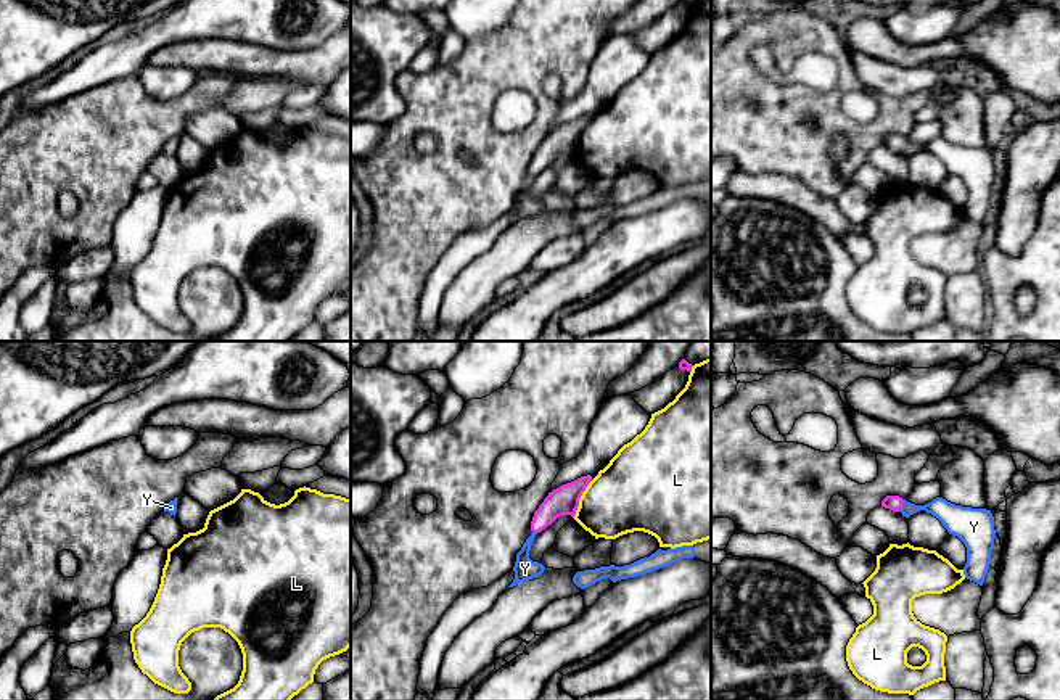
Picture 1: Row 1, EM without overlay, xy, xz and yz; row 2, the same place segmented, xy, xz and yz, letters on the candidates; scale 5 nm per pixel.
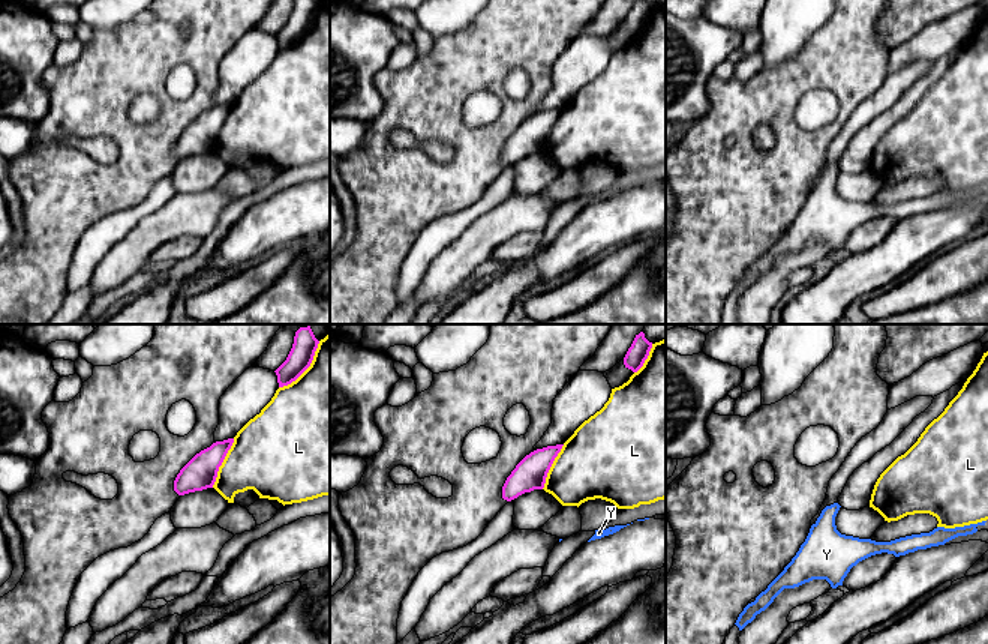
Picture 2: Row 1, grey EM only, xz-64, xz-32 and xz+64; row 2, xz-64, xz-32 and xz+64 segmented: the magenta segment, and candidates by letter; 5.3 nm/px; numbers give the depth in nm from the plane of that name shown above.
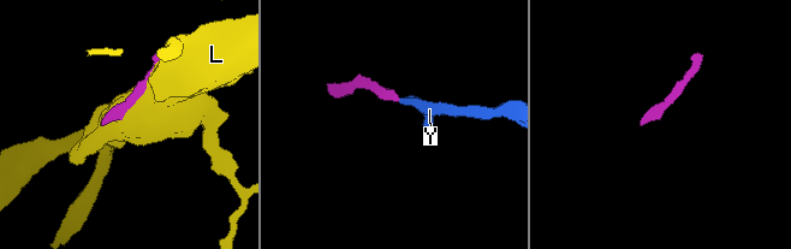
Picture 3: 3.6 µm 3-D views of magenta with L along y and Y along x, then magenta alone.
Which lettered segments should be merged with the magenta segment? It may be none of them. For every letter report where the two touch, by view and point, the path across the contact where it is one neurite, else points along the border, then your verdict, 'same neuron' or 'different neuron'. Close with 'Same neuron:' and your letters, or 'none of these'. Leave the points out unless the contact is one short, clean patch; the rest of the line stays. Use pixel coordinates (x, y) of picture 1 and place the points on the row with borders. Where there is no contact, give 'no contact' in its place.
L: xz (579, 498) | different neuron
Y: yz (901, 506) | across yz (893, 502), (901, 506), (940, 507), (949, 515) | same neuron
Same neuron: Y

